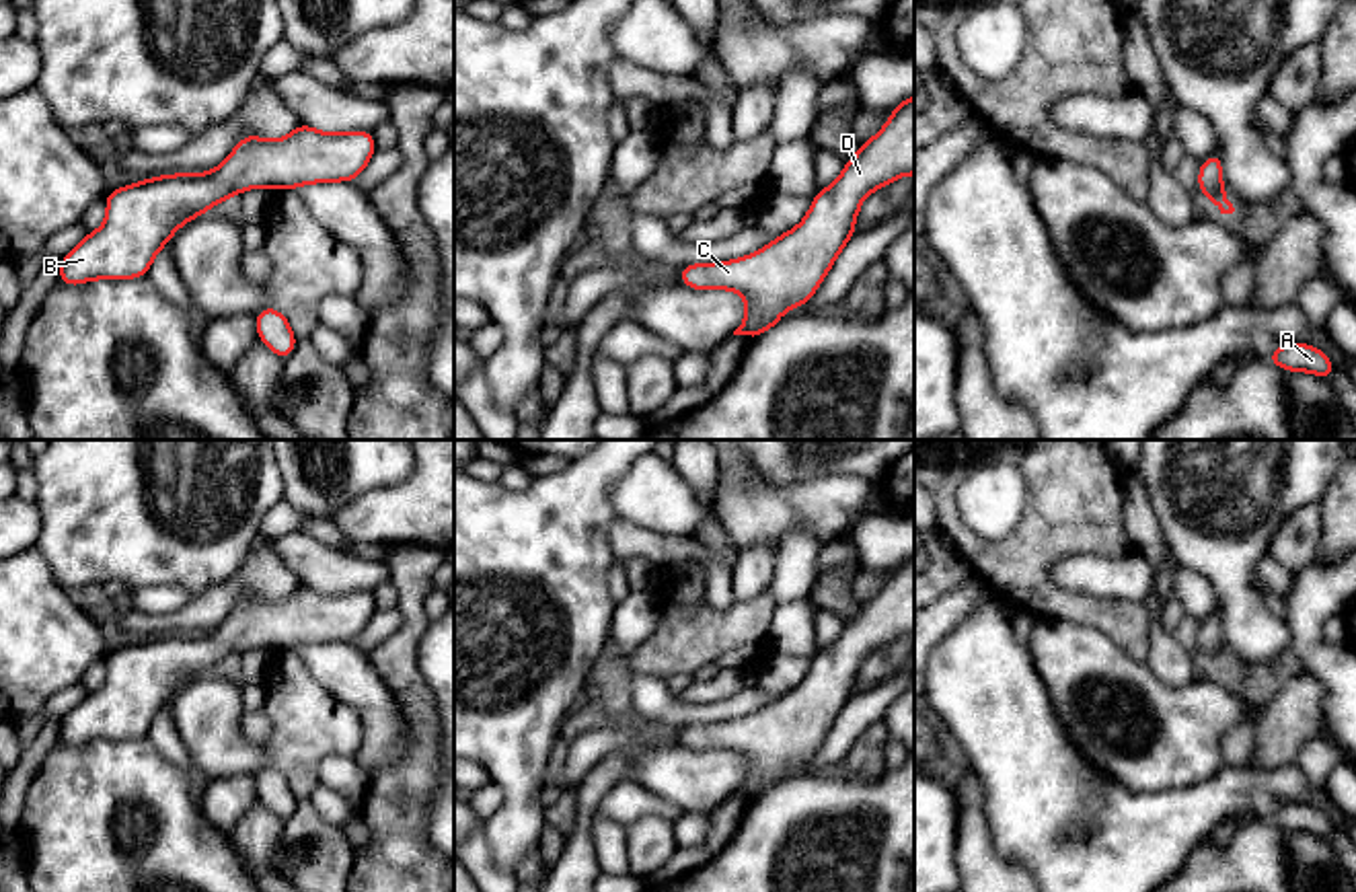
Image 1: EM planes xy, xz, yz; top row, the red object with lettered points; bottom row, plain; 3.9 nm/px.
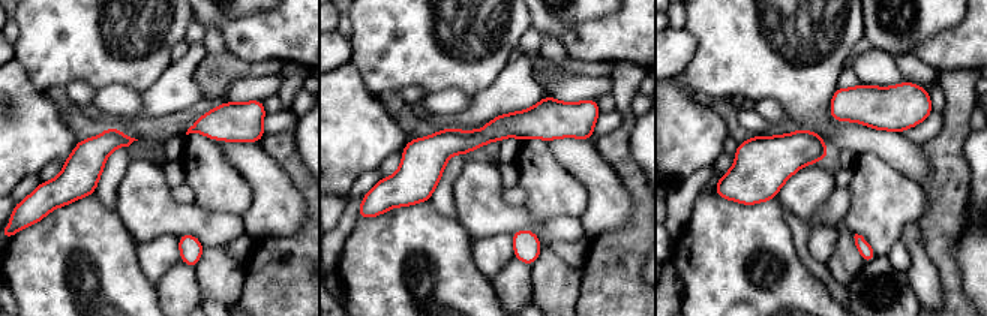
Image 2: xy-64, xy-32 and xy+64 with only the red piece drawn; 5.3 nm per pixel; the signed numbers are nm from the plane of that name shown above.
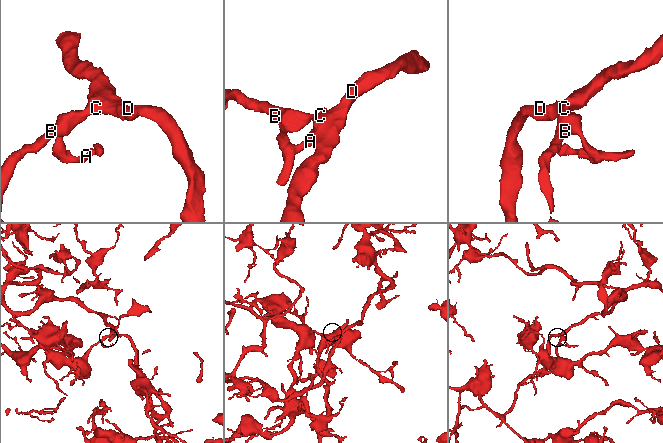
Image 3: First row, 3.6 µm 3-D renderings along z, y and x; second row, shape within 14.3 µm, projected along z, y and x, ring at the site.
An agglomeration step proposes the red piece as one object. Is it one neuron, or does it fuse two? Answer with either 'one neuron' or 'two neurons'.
one neuron

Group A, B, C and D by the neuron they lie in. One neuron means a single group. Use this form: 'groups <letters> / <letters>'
groups A B C D

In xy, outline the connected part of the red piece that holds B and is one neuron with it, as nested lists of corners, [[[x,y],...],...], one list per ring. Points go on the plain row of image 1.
[[[300,584],[279,600],[247,594],[210,633],[150,637],[109,652],[105,684],[62,717],[58,742],[144,738],[175,691],[212,666],[253,647],[353,643],[374,612],[368,590],[323,594]]]

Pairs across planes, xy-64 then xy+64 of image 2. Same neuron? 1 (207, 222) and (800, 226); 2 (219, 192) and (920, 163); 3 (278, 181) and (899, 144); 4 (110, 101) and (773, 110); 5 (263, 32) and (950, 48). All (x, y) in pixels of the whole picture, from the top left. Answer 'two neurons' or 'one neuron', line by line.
1: two neurons
2: two neurons
3: one neuron
4: one neuron
5: one neuron

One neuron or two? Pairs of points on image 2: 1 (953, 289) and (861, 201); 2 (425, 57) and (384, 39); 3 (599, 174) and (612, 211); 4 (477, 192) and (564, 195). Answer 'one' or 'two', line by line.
1: two
2: one
3: one
4: two

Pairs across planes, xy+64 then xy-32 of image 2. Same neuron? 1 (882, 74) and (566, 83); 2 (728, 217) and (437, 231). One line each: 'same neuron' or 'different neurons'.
1: same neuron
2: same neuron

